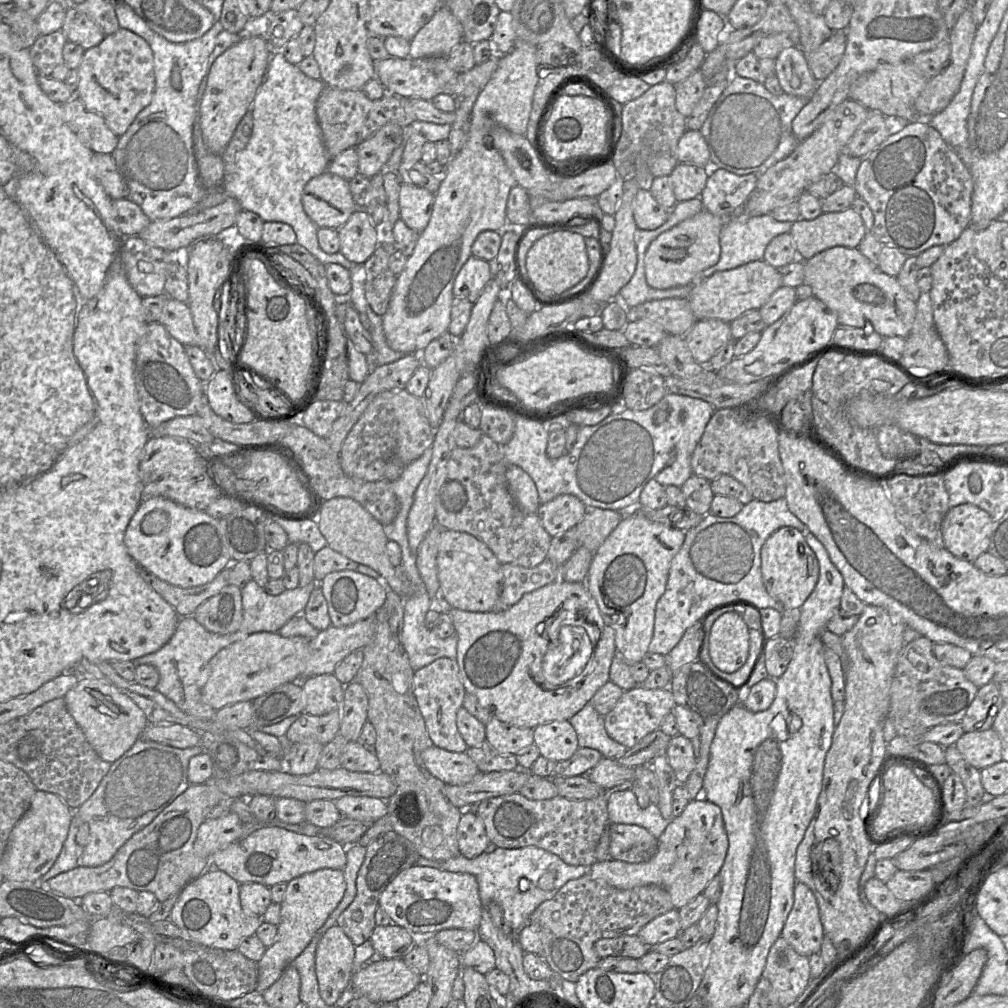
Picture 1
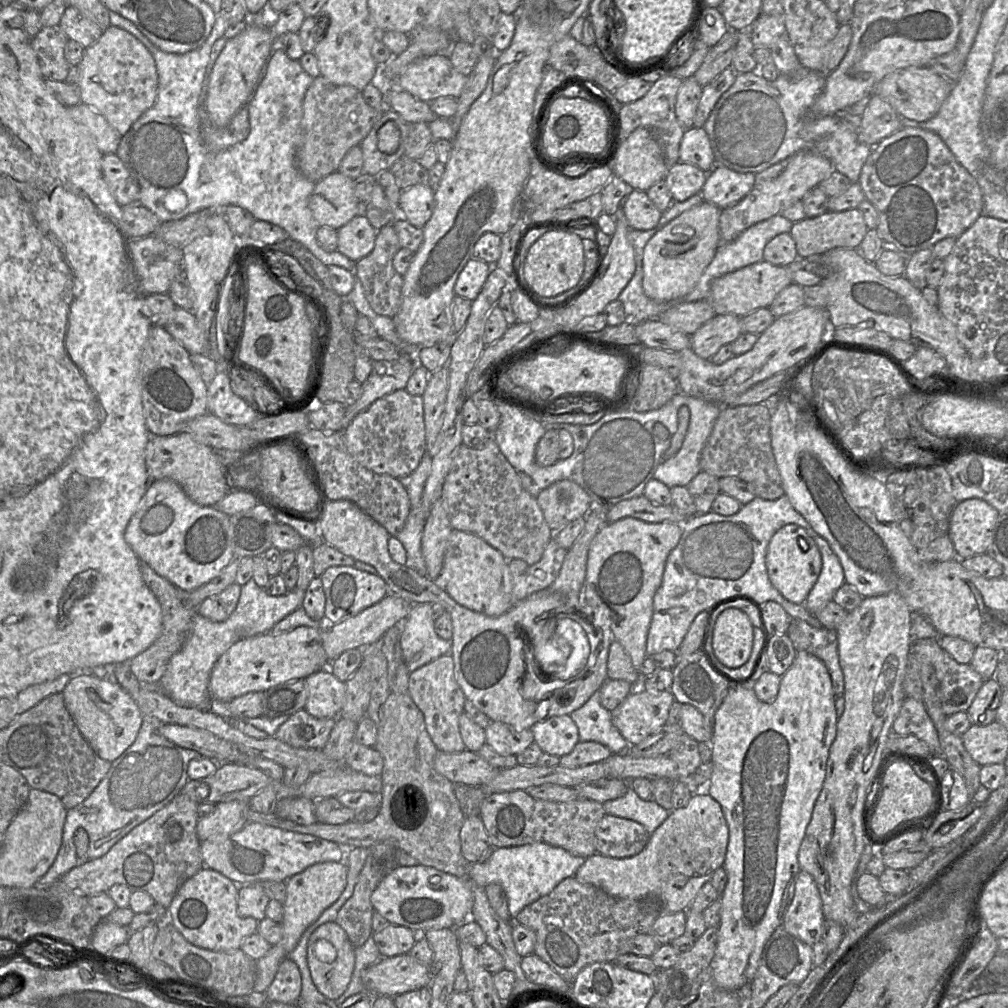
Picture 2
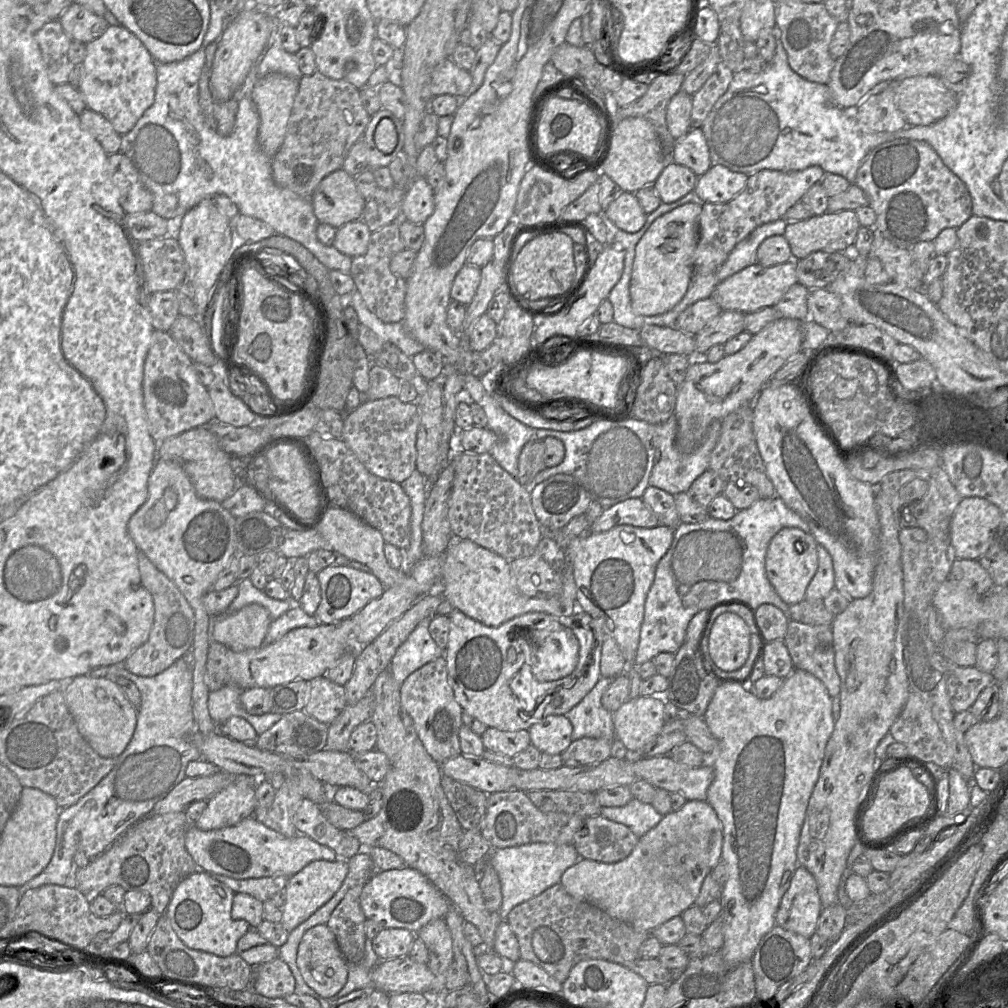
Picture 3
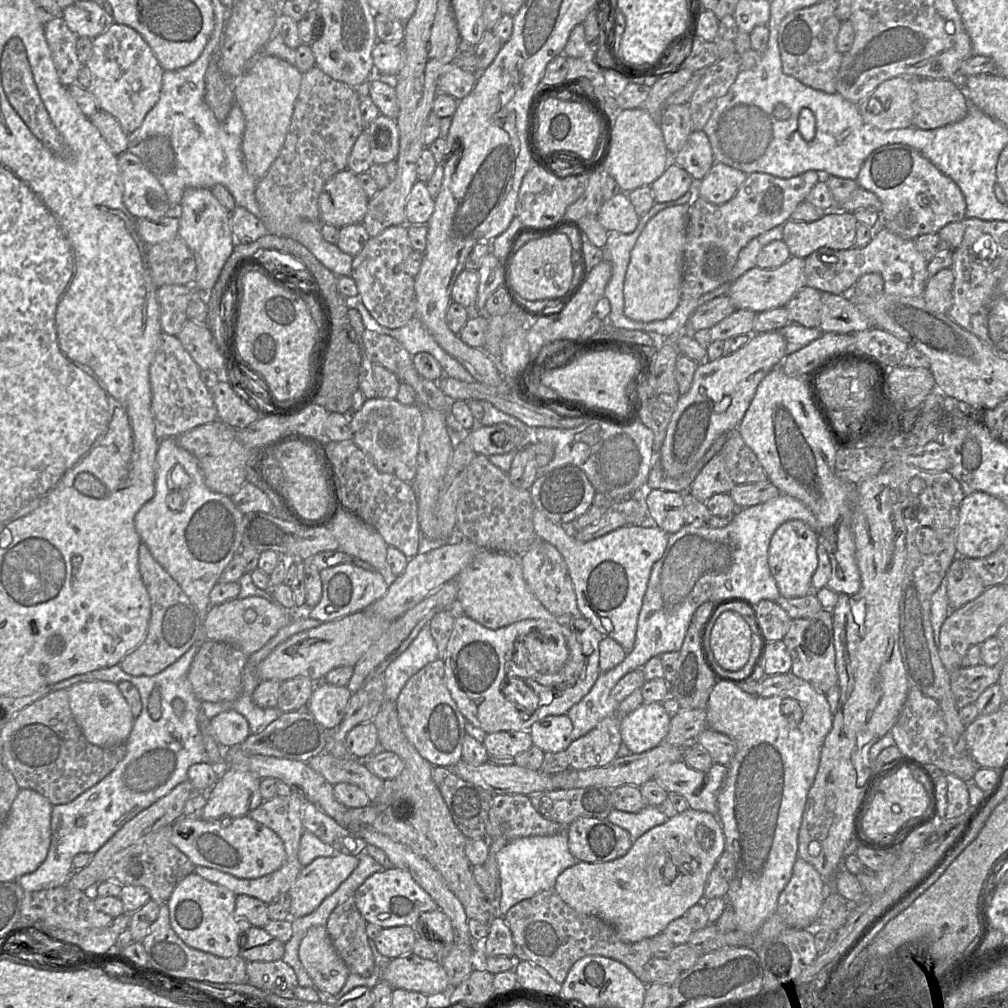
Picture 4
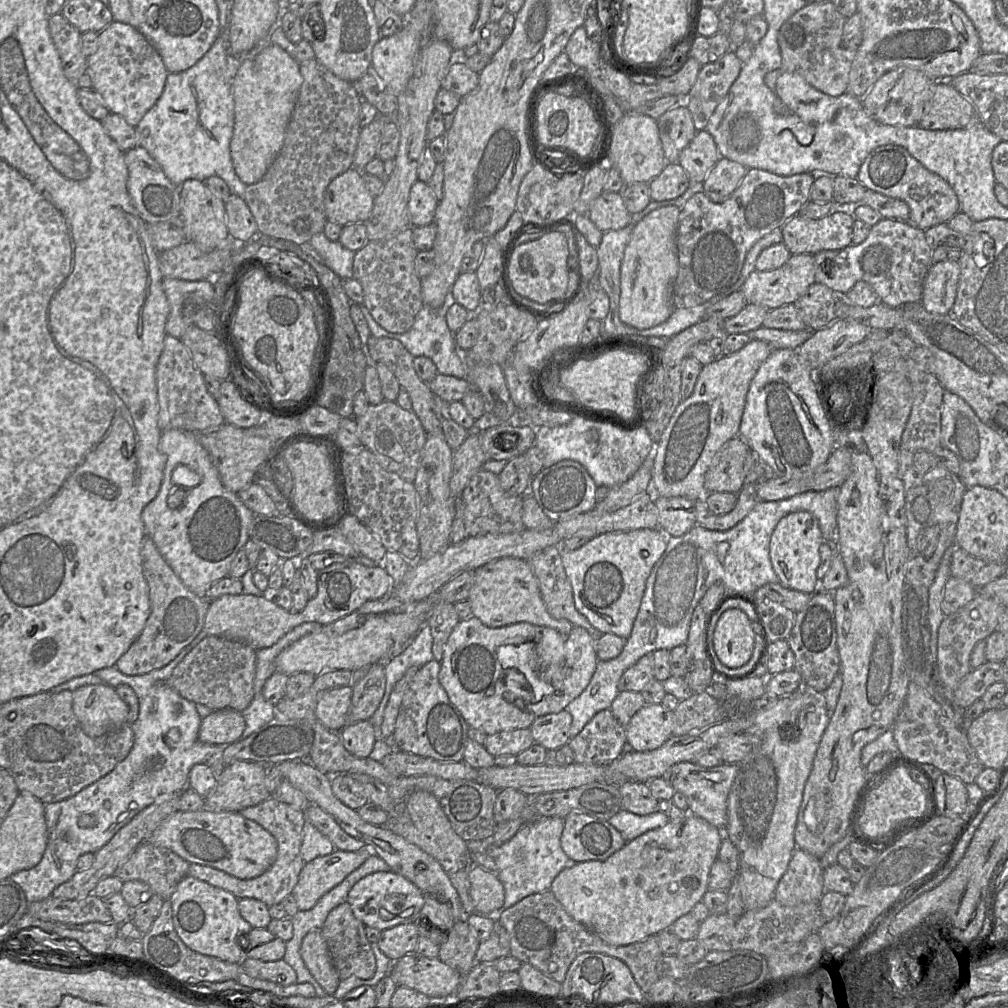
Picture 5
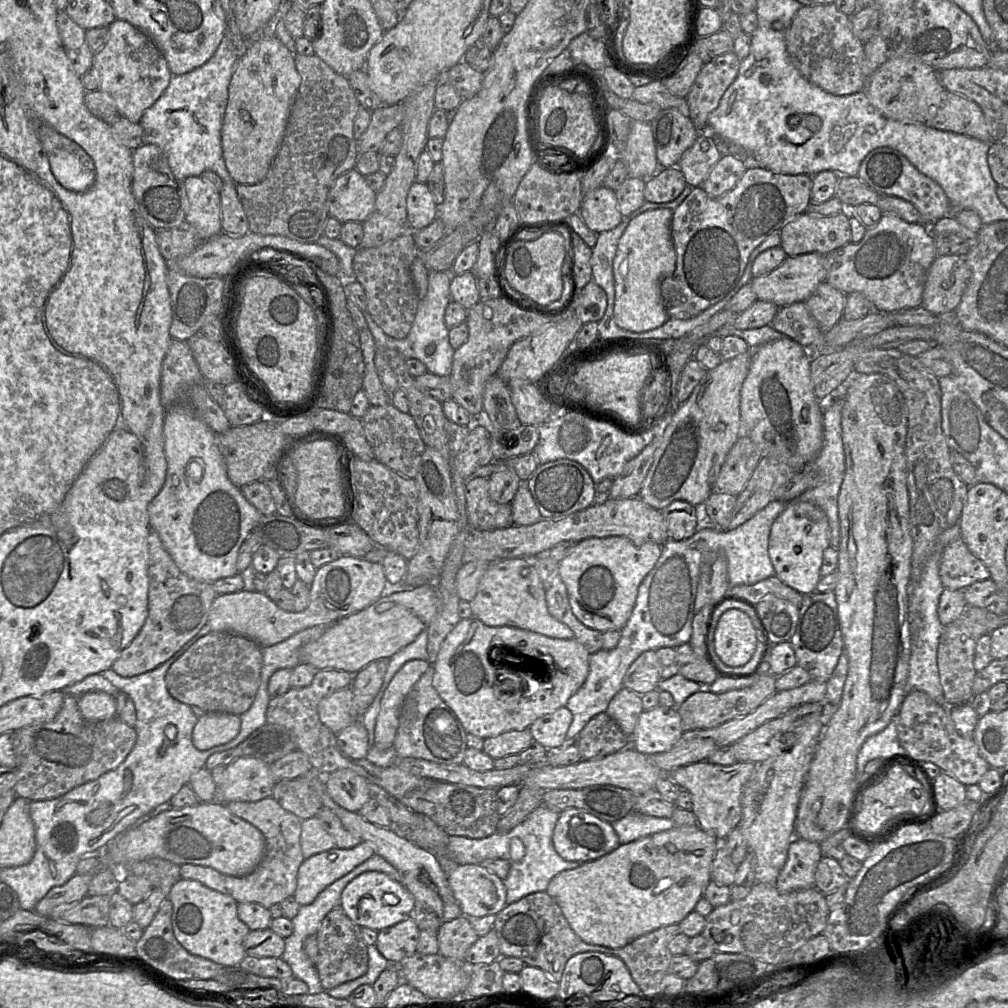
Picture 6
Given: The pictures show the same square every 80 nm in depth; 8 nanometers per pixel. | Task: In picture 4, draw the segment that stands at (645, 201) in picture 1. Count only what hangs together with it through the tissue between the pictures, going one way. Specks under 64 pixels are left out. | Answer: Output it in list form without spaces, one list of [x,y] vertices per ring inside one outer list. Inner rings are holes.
[[[622,191],[603,202],[596,217],[606,231],[614,230],[622,234],[632,233],[640,218],[628,198],[628,193]]]

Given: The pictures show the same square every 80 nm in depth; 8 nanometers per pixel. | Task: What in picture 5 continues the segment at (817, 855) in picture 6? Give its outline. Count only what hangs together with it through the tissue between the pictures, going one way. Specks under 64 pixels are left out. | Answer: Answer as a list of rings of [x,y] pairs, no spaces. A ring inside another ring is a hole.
[[[796,848],[775,889],[775,900],[785,906],[819,903],[826,891],[820,859]]]

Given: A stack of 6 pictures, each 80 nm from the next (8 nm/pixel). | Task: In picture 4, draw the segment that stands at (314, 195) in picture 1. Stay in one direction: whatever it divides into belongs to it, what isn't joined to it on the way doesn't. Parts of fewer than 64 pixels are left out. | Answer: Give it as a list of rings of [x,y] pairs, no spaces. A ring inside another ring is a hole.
[[[348,168],[334,174],[324,185],[318,206],[323,223],[341,228],[362,223],[369,198],[359,184],[358,176]]]

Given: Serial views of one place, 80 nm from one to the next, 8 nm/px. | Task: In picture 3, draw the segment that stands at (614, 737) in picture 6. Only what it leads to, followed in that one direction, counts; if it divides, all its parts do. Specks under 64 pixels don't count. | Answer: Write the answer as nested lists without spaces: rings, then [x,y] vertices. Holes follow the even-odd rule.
[[[584,737],[572,741],[561,754],[562,766],[581,767],[599,764],[611,757],[613,741]]]

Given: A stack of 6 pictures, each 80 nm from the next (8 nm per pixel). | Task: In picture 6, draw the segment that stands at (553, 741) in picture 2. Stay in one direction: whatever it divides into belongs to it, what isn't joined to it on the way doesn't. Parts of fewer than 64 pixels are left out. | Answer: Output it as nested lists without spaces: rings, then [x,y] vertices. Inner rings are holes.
[[[563,706],[537,718],[530,725],[529,730],[535,741],[546,749],[552,749],[564,744],[571,723],[572,712]]]

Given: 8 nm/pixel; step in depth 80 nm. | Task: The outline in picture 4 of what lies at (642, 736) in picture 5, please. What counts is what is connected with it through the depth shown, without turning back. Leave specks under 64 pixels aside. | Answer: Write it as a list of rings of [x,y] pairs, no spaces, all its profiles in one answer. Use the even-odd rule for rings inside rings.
[[[644,702],[633,712],[620,717],[620,734],[631,753],[657,747],[668,734],[671,717],[660,702]]]

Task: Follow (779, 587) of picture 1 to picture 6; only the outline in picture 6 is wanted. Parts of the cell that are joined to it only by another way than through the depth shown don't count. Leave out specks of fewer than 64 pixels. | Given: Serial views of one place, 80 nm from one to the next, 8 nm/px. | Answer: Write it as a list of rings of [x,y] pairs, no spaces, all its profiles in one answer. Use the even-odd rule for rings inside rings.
[[[799,499],[787,502],[786,508],[772,524],[768,542],[768,552],[775,575],[787,586],[802,595],[816,591],[820,580],[820,568],[823,561],[823,552],[830,546],[830,528],[826,514],[814,504]]]

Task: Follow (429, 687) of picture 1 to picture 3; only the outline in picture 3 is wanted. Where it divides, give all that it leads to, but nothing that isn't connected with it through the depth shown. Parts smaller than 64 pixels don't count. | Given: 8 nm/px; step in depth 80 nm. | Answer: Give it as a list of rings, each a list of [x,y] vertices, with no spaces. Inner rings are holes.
[[[441,656],[414,671],[400,686],[401,704],[413,720],[415,730],[429,755],[439,764],[461,754],[459,730],[463,709],[454,697],[448,681],[447,661]]]

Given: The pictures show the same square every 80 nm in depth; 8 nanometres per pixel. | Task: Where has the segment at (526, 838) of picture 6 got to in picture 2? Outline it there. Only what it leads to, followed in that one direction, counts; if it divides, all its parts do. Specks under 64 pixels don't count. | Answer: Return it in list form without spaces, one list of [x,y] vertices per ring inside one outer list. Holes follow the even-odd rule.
[[[545,843],[502,847],[496,848],[487,860],[470,864],[468,878],[483,888],[489,883],[499,884],[507,900],[508,913],[514,922],[524,907],[549,894],[564,879],[573,877],[584,860]]]

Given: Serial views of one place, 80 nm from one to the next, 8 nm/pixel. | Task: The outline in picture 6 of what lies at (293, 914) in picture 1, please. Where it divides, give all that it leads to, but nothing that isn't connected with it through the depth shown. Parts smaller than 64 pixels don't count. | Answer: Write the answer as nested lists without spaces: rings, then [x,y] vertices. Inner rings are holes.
[[[362,841],[350,849],[332,848],[304,859],[297,874],[293,897],[299,905],[309,905],[336,880],[375,855],[371,844]]]

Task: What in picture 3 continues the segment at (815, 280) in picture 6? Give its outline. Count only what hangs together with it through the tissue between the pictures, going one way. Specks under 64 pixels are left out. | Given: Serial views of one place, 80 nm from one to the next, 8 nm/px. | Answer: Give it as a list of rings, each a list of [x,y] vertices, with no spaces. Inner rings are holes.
[[[795,259],[771,267],[763,267],[758,263],[750,265],[719,283],[711,297],[722,311],[738,311],[748,314],[765,307],[774,307],[789,288],[798,283],[796,266]]]

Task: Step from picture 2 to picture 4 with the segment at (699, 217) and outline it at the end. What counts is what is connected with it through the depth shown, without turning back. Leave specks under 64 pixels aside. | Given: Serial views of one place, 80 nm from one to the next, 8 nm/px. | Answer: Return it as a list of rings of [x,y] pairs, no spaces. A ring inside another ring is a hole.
[[[690,205],[668,207],[653,216],[644,227],[630,254],[623,296],[624,314],[635,322],[668,318],[681,302],[683,255]]]

